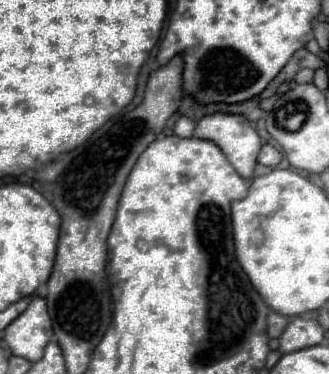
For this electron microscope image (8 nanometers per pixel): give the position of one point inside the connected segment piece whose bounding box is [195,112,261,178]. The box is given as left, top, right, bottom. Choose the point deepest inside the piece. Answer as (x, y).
(240, 143)

